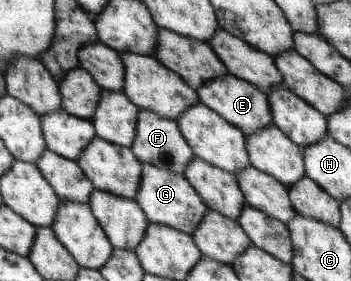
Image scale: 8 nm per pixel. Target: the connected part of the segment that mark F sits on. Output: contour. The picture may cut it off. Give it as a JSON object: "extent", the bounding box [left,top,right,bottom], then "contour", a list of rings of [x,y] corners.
{"extent":[130,110,193,175],"contour":[[[137,110],[136,133],[130,146],[133,156],[142,164],[150,164],[183,175],[186,166],[192,161],[193,153],[180,133],[176,121],[161,118],[151,111]]]}

